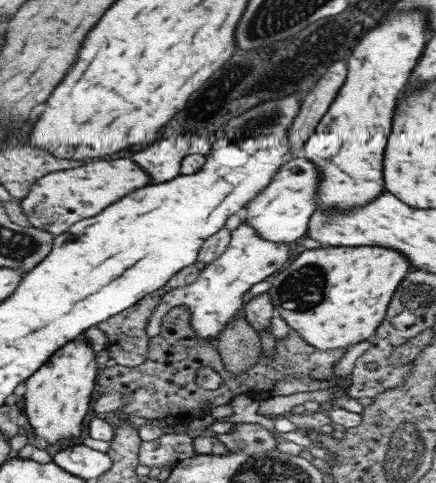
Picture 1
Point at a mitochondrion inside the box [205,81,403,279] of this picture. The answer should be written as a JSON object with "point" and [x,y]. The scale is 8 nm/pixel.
{"point":[266,121]}

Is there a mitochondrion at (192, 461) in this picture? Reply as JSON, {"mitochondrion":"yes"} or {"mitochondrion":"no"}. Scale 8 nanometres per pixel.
{"mitochondrion":"no"}

